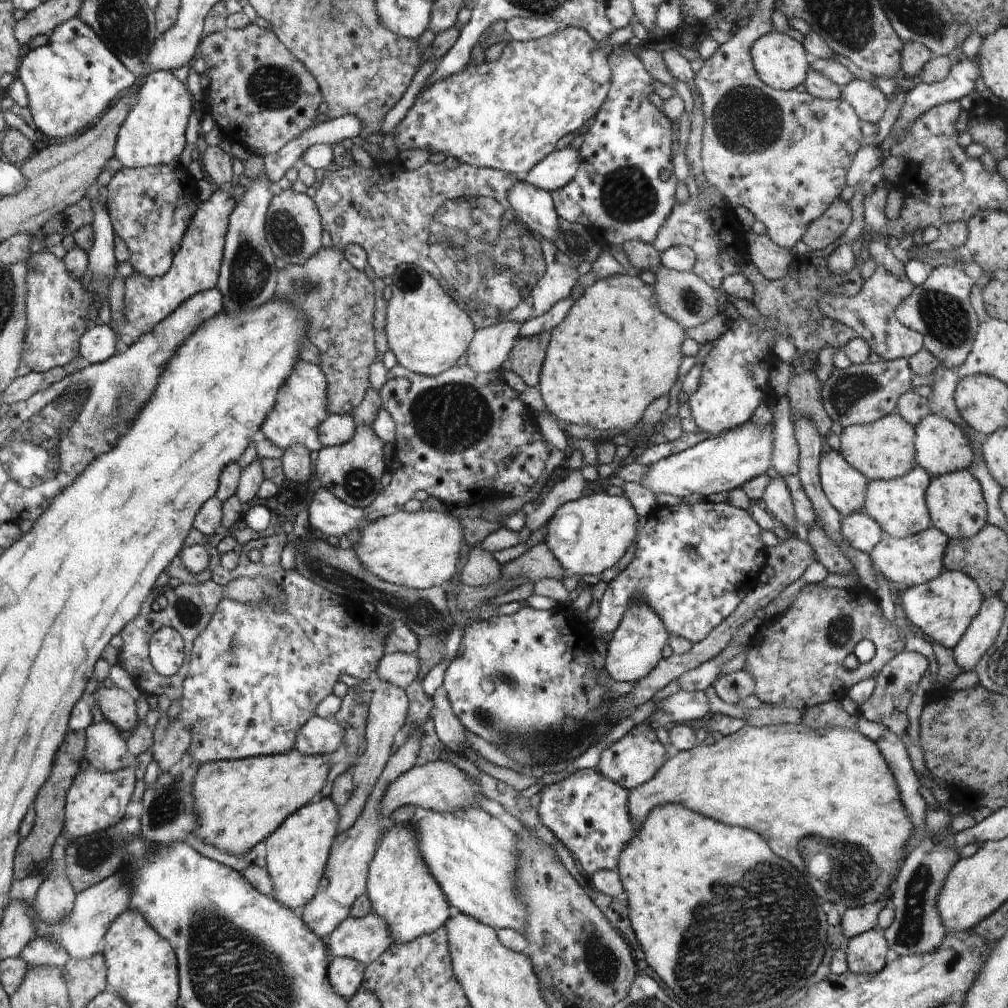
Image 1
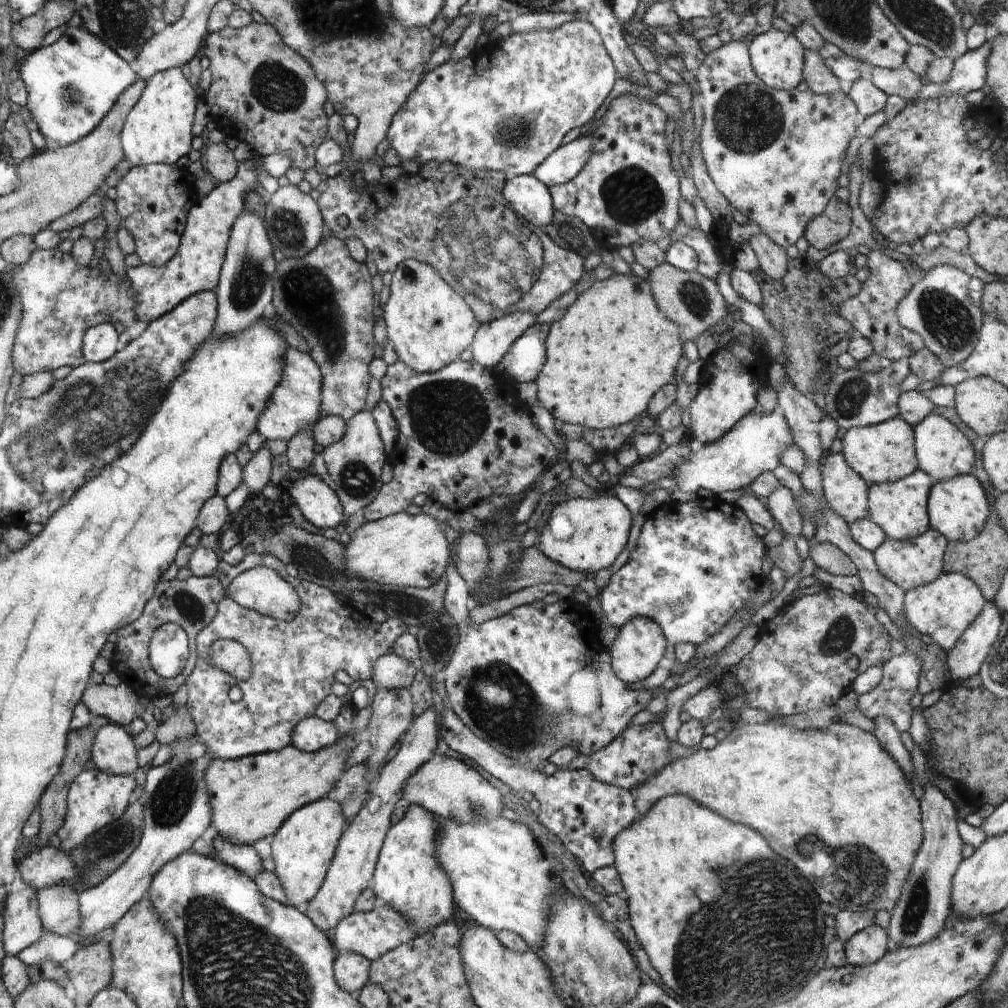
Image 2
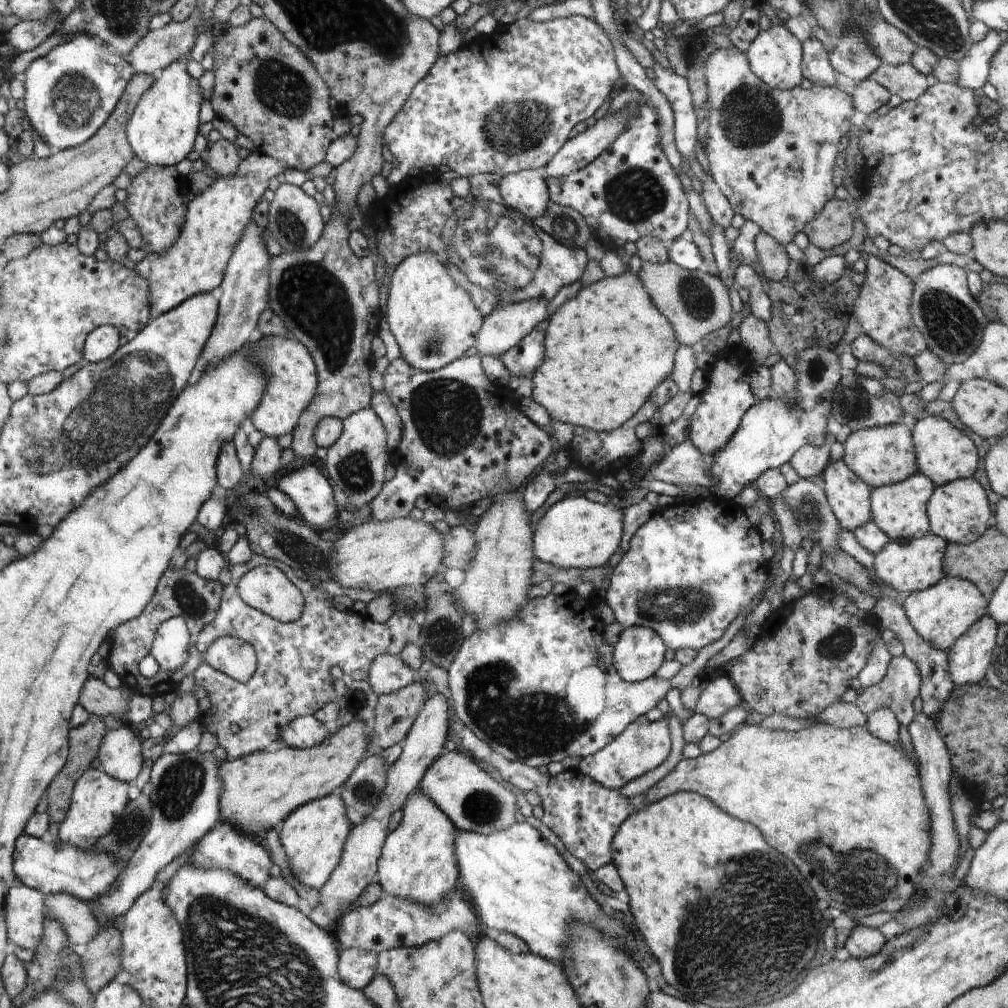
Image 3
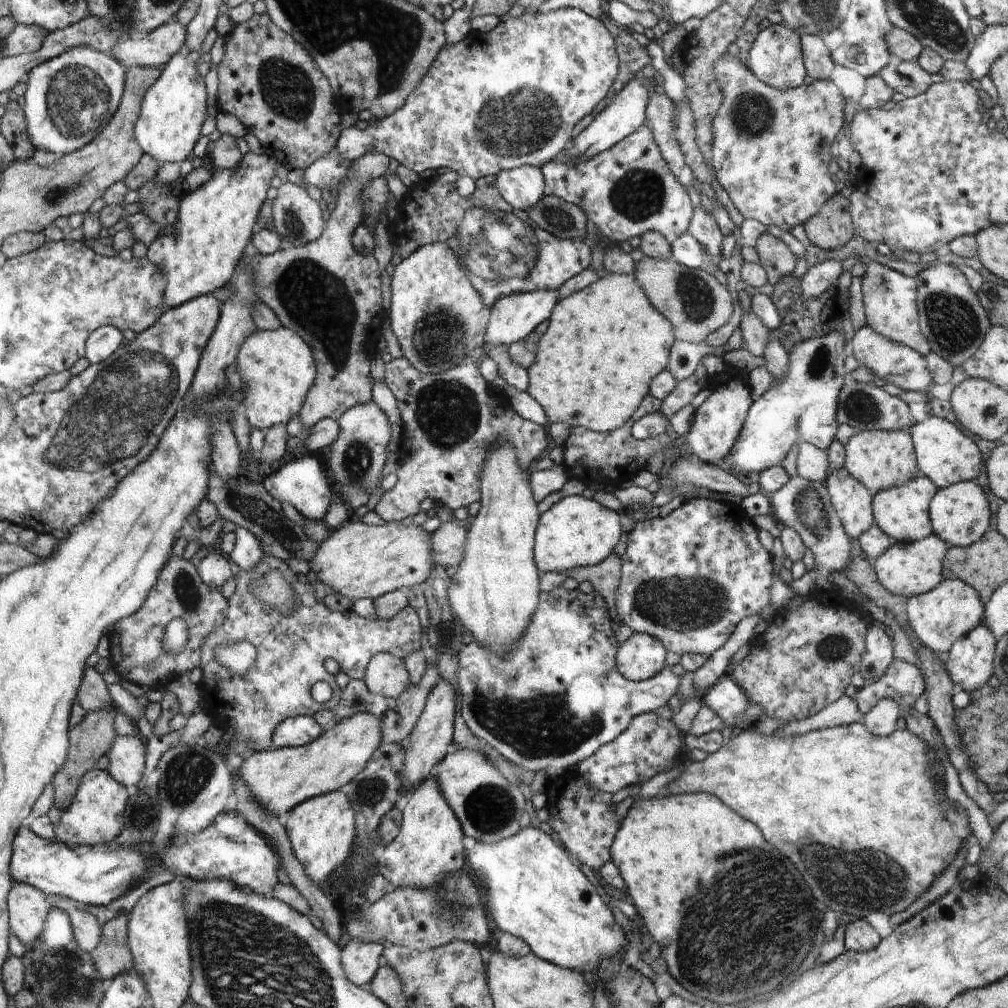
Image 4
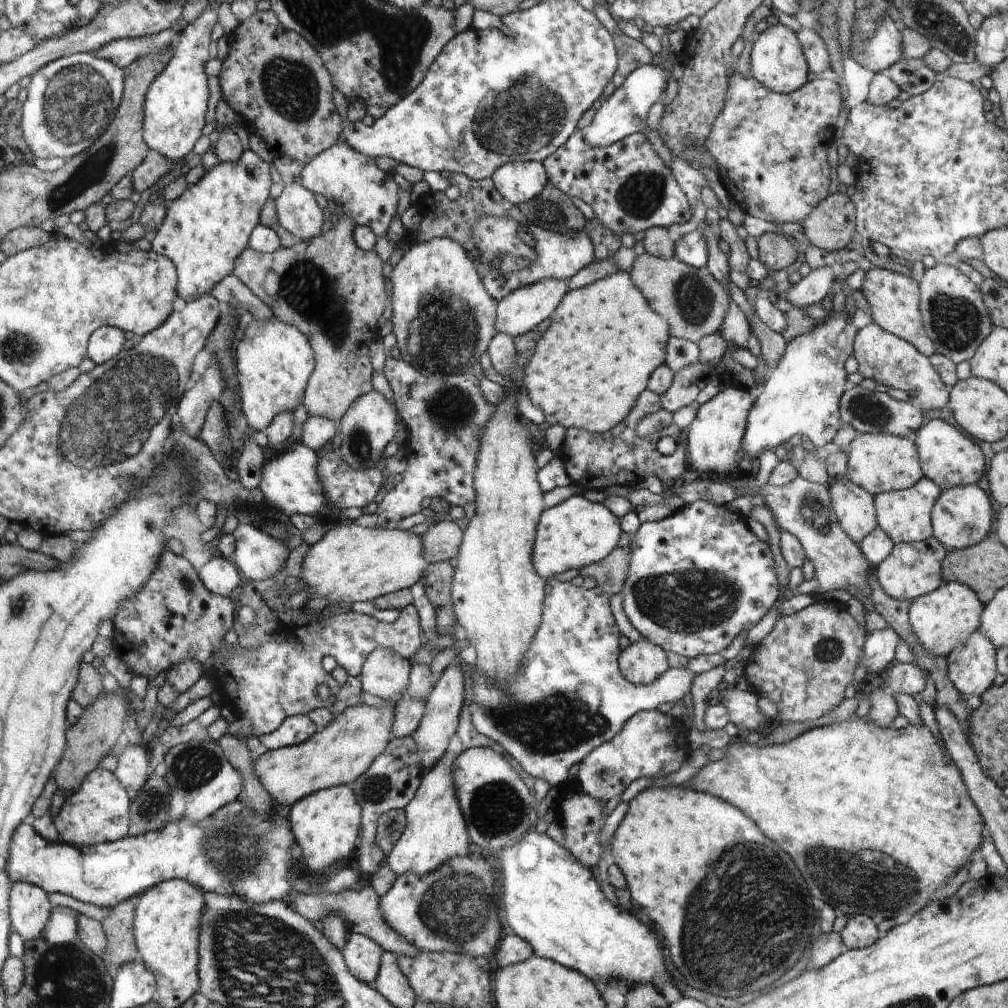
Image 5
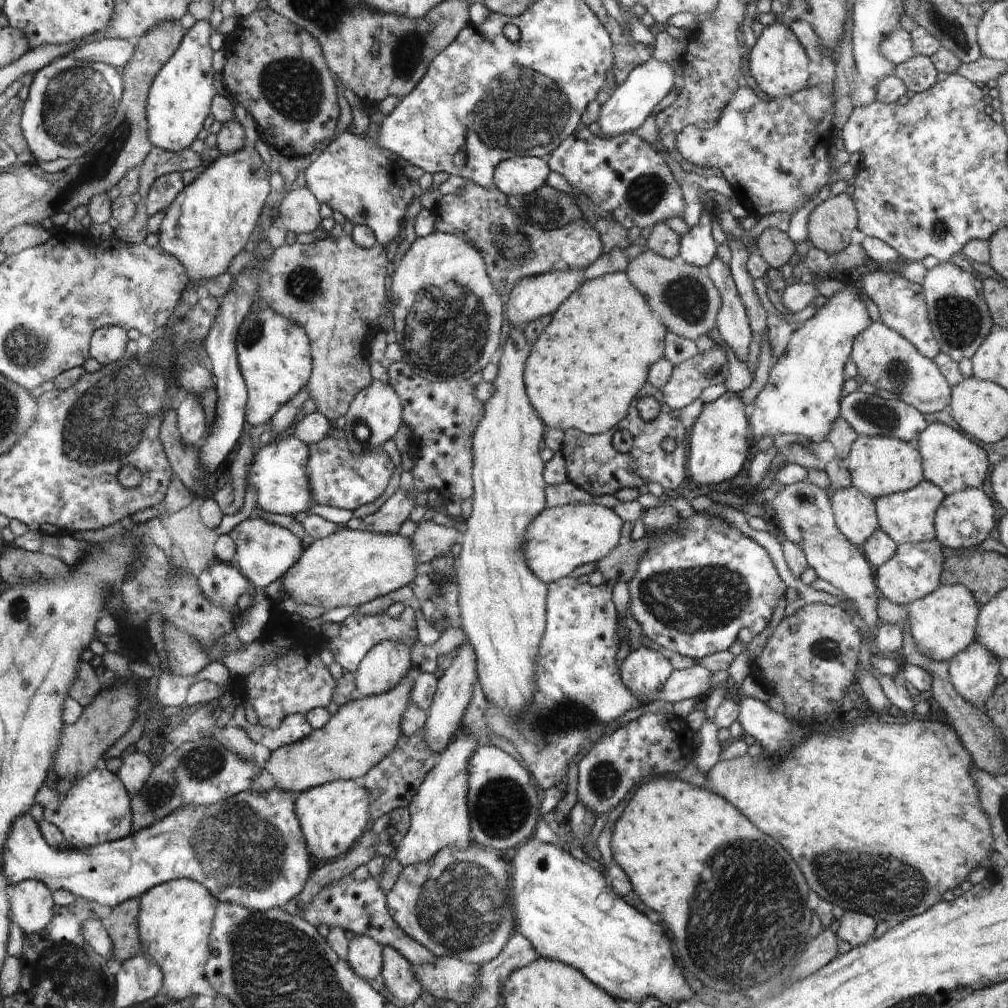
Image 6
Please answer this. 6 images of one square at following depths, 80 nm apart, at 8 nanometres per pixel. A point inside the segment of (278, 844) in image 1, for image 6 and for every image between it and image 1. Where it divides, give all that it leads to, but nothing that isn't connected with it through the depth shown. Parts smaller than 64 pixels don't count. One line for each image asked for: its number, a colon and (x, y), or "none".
2: (303, 849)
3: (314, 836)
4: (320, 830)
5: (326, 824)
6: (333, 816)

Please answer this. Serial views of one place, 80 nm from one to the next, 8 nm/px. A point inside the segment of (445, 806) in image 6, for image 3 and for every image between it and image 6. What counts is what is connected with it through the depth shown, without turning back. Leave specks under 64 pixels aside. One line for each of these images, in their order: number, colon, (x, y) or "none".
3: (418, 861)
4: (430, 844)
5: (436, 830)

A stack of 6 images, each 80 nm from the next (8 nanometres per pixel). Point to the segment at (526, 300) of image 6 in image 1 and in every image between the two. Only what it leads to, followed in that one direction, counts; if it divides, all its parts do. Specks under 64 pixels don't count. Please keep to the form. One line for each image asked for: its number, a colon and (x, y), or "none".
1: (490, 350)
2: (494, 339)
3: (506, 326)
4: (514, 316)
5: (523, 308)

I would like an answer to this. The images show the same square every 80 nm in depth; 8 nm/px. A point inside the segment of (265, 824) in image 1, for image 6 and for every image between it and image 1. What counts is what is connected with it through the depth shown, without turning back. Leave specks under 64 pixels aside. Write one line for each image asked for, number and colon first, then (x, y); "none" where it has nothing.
2: (251, 797)
3: (260, 790)
4: (280, 779)
5: (339, 754)
6: (362, 732)

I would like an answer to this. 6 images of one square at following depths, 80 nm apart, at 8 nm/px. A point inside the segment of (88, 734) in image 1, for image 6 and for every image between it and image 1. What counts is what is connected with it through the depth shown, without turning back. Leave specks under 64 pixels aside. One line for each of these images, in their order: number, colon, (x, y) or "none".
2: (114, 751)
3: (120, 754)
4: (127, 754)
5: (133, 770)
6: (136, 768)

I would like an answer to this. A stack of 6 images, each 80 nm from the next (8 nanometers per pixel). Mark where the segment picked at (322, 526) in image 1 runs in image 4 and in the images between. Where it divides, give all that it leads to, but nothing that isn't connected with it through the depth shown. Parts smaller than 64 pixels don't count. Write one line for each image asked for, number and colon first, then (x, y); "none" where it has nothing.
2: (319, 505)
3: (306, 487)
4: (301, 483)

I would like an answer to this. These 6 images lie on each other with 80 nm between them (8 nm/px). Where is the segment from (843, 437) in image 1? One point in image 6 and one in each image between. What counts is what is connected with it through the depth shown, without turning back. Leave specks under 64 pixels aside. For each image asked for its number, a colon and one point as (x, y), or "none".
2: (885, 452)
3: (886, 455)
4: (880, 460)
5: (877, 462)
6: (879, 466)

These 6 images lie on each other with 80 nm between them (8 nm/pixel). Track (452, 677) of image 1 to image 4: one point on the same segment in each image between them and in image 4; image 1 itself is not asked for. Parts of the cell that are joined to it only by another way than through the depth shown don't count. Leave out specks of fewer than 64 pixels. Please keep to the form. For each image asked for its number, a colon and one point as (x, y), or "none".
2: (527, 683)
3: (528, 688)
4: (558, 696)

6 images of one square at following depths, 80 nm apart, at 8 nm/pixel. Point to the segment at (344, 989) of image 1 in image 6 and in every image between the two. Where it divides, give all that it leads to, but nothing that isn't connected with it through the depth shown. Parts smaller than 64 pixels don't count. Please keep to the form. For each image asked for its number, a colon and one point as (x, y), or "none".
2: (352, 970)
3: (357, 968)
4: (361, 960)
5: (362, 954)
6: (365, 954)

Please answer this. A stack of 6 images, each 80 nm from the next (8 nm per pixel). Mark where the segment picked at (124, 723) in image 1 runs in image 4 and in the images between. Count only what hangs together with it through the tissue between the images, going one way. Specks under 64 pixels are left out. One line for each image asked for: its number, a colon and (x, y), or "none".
2: (117, 703)
3: (98, 700)
4: (92, 696)

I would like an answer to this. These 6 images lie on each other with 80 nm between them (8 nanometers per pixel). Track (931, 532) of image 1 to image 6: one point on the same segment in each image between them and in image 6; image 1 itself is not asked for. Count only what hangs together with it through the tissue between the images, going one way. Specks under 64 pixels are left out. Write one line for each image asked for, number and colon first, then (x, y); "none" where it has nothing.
2: (915, 562)
3: (907, 567)
4: (908, 569)
5: (912, 570)
6: (914, 571)

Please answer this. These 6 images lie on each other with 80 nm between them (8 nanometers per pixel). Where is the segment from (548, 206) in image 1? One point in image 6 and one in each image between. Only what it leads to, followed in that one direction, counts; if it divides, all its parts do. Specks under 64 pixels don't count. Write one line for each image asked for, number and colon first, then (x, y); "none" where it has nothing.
2: (529, 197)
3: (526, 191)
4: (521, 187)
5: (518, 182)
6: (519, 176)

